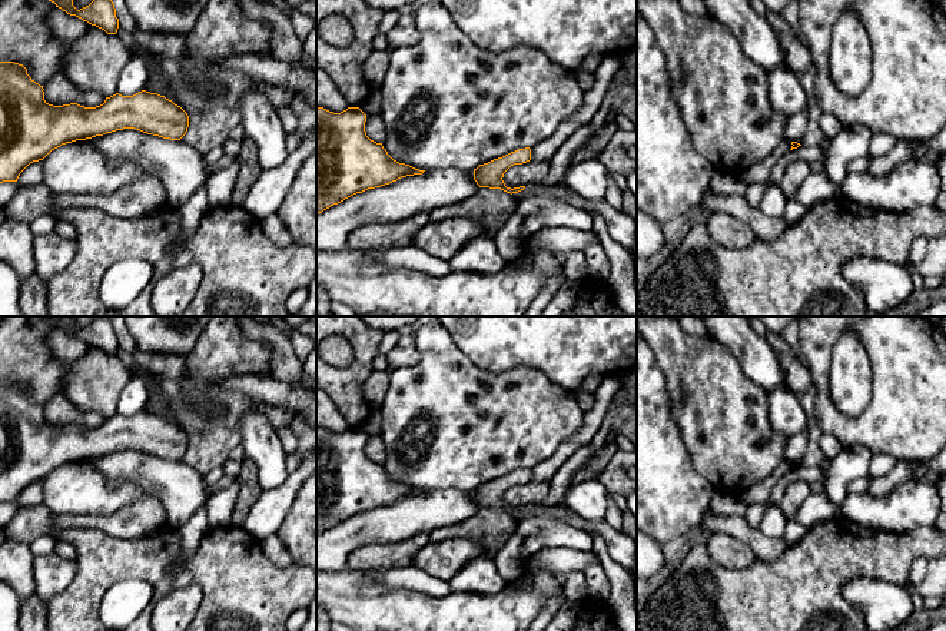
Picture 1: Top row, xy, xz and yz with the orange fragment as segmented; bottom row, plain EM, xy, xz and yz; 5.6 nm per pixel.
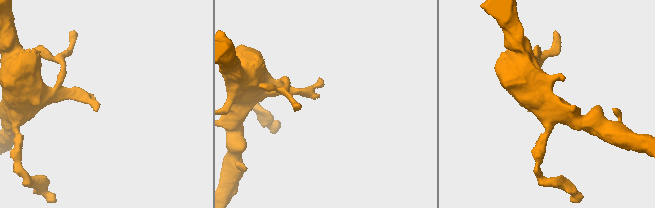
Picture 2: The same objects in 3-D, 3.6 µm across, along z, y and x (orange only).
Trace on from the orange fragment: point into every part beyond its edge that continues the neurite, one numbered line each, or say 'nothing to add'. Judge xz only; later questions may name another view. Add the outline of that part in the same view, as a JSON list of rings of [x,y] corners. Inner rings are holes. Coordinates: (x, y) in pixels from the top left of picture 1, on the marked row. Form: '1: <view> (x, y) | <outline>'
1: xz (621, 228) | [[[544,183],[525,185],[524,190],[512,193],[512,196],[520,199],[540,195],[551,195],[555,199],[582,210],[595,210],[605,220],[611,239],[628,250],[634,258],[637,258],[635,222],[625,213],[611,207],[605,199],[585,199],[575,192],[564,189],[558,185],[548,186]]]

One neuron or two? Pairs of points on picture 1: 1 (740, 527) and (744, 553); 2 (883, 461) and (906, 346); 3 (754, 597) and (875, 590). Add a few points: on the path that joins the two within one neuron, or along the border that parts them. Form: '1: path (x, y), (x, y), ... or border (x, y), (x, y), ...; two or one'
1: border (712, 531), (724, 531), (742, 540), (756, 557); two
2: border (873, 452), (889, 454), (896, 461); two
3: border (872, 575), (857, 575), (842, 587), (863, 615); two

